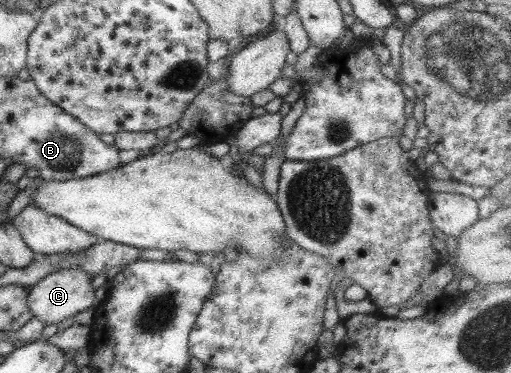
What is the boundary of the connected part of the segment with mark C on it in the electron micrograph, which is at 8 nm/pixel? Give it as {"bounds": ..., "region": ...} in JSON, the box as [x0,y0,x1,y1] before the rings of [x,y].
{"bounds":[26,267,95,325],"region":[[[78,267],[63,268],[59,271],[45,275],[31,287],[26,297],[27,309],[32,317],[36,317],[44,325],[59,323],[62,319],[81,313],[87,308],[92,308],[95,301],[93,297],[94,289],[91,287],[92,278]]]}

